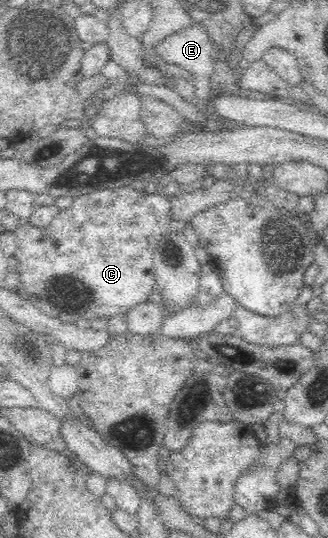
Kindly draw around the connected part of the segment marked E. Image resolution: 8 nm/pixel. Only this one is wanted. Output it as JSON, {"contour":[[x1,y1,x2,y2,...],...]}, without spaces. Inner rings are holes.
{"contour":[[192,21,189,27,168,36,163,42,160,42,155,47,155,54,164,63,176,66,178,72,186,71,190,73,193,76,192,83,197,90,198,96,208,98,211,89,208,86,209,78,215,67,213,42,202,22]]}

